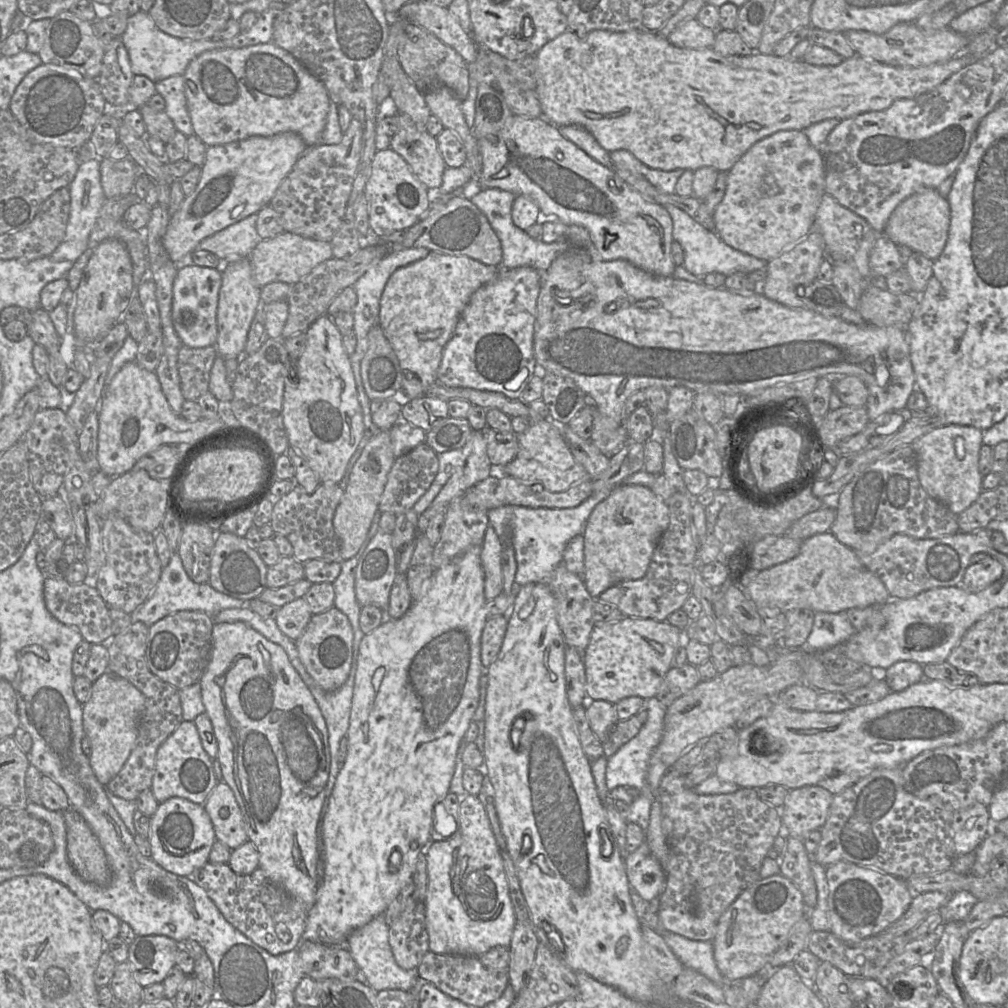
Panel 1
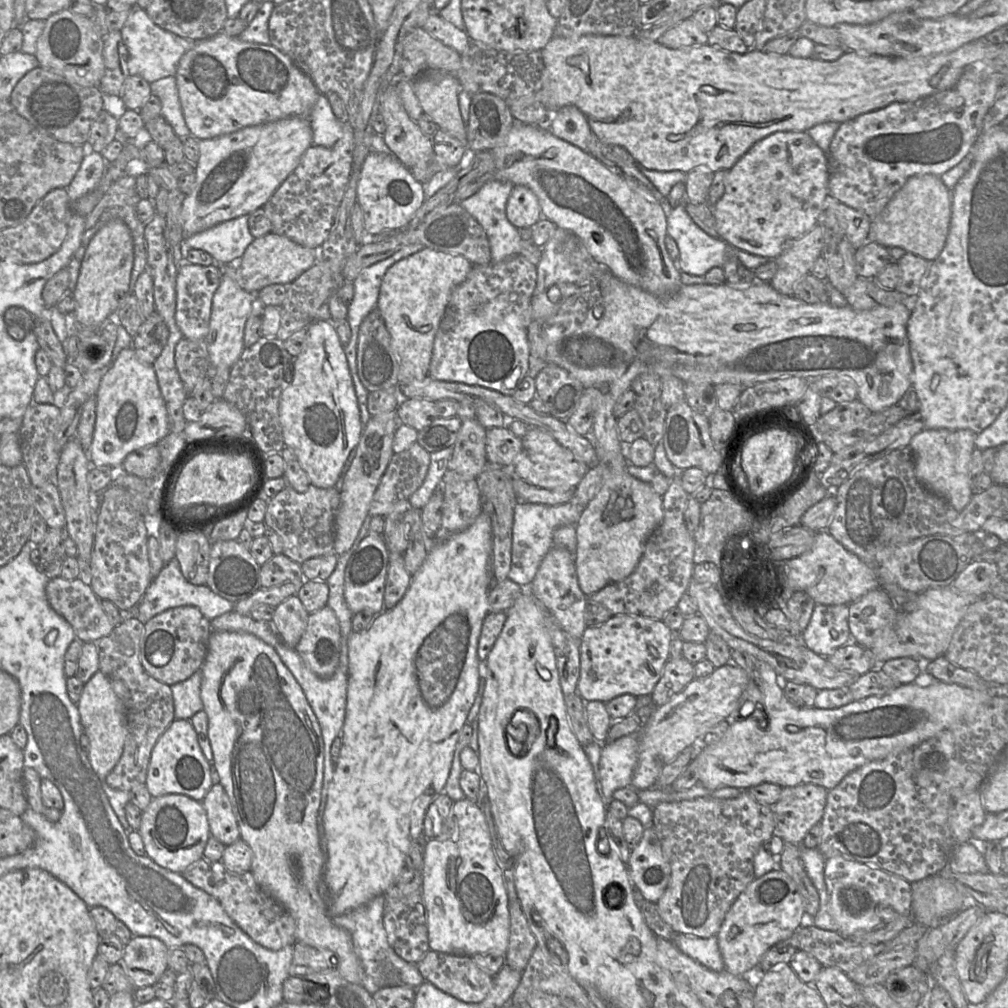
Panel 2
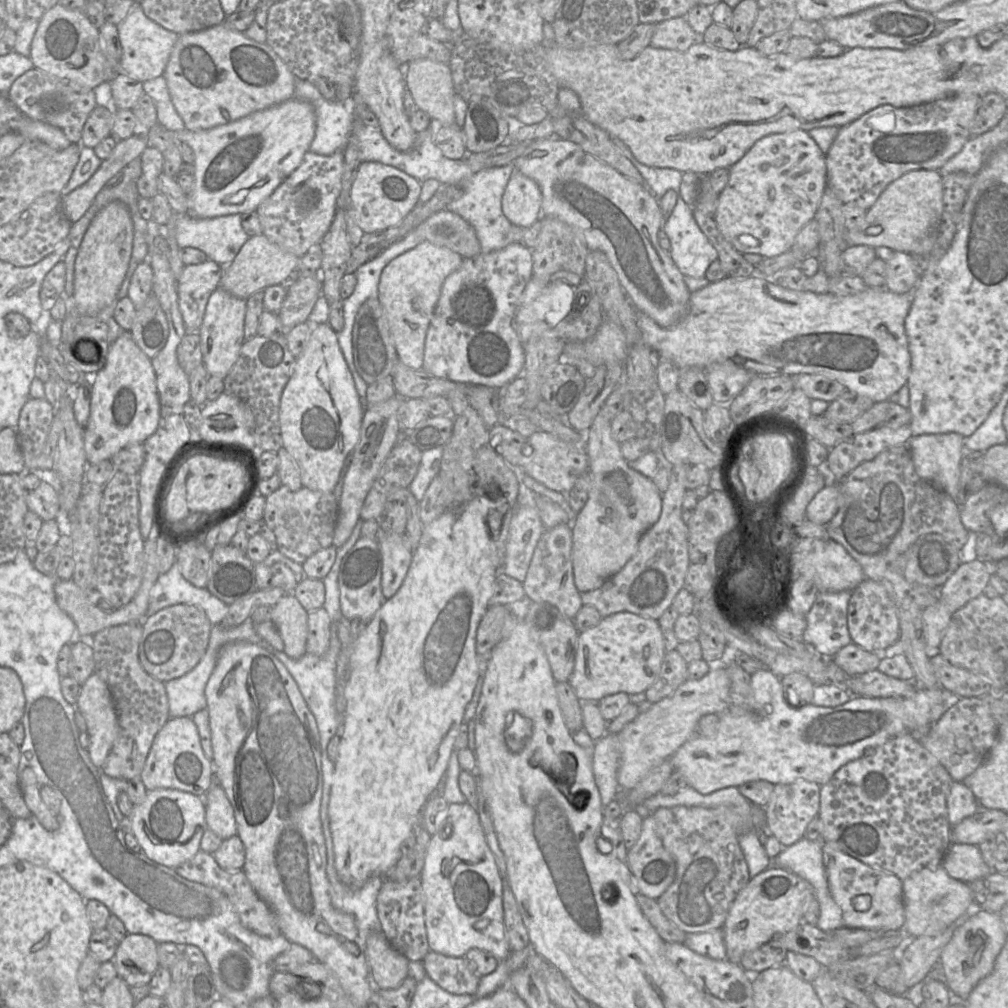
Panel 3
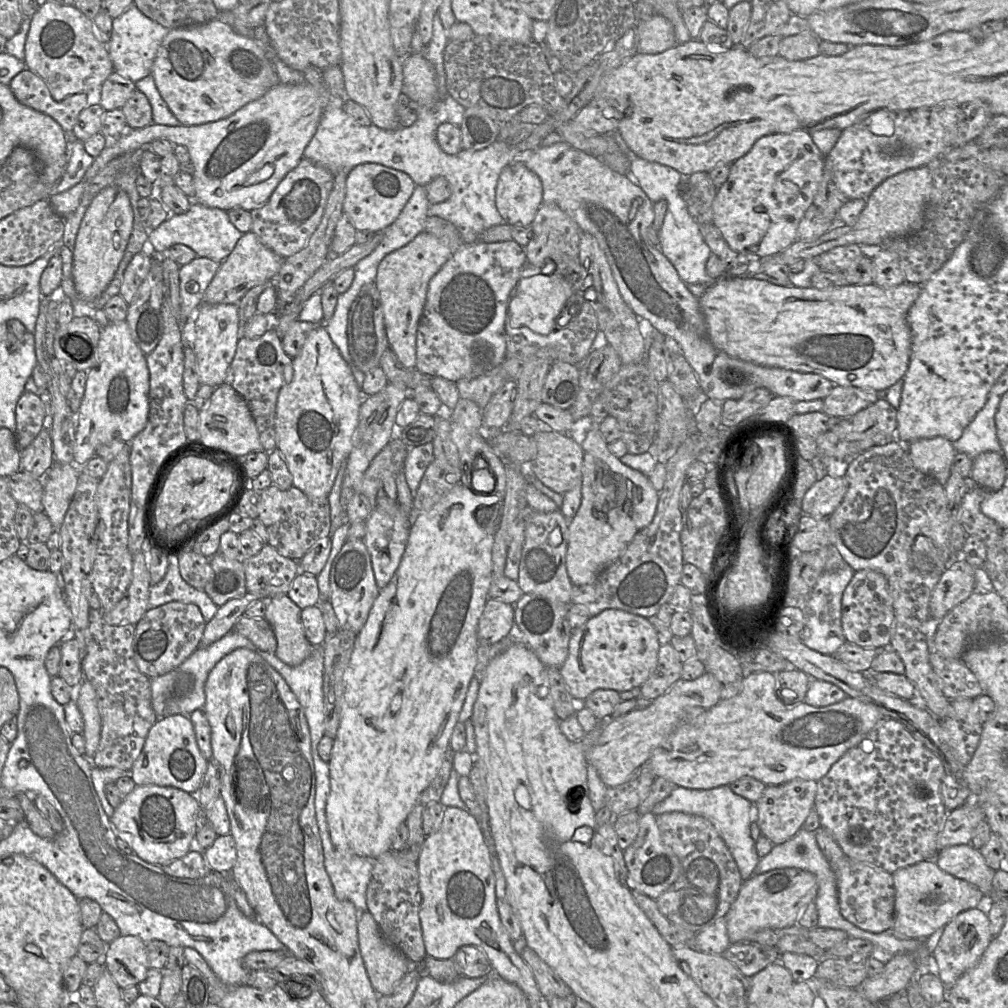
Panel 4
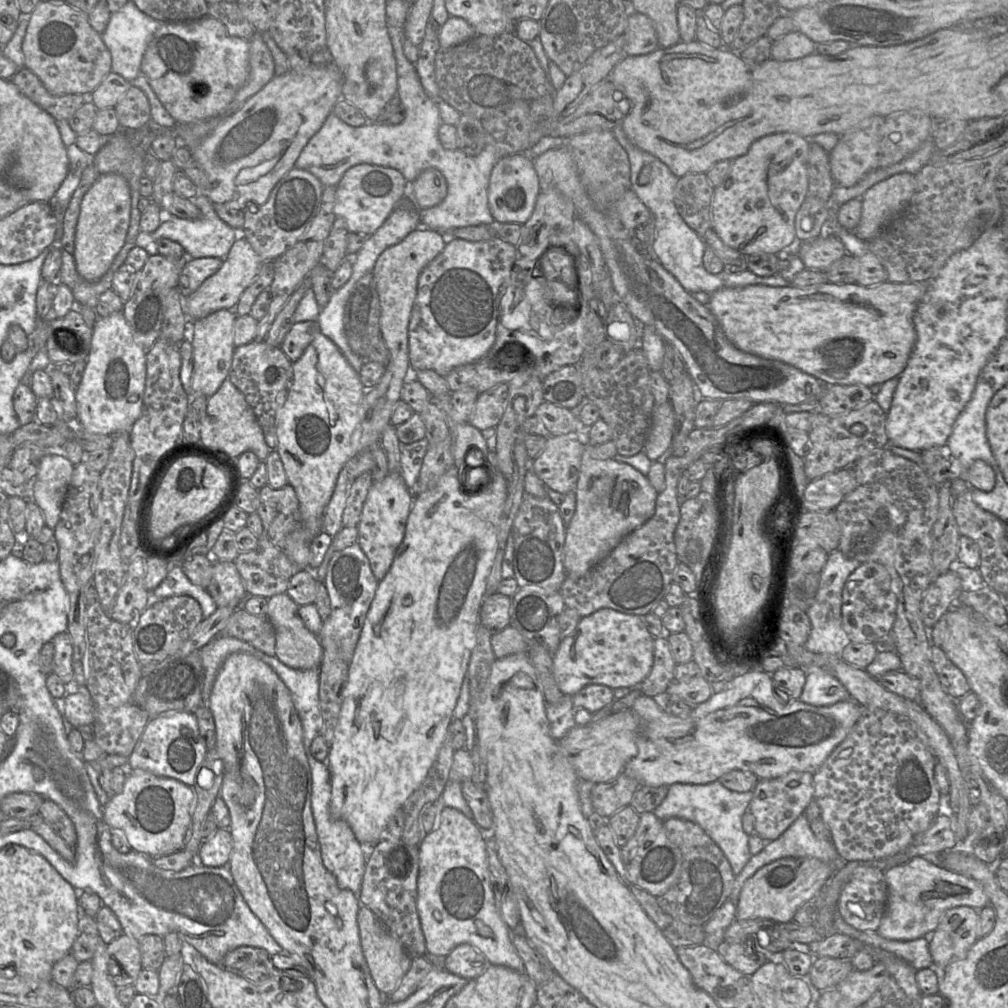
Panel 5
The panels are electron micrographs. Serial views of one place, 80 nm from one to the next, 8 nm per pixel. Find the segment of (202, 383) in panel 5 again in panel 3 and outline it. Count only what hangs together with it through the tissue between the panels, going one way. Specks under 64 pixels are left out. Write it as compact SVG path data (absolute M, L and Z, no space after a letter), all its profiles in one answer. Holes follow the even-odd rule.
M221 286L211 294L199 329L203 364L209 375L225 378L237 361L244 338L246 299L238 298Z

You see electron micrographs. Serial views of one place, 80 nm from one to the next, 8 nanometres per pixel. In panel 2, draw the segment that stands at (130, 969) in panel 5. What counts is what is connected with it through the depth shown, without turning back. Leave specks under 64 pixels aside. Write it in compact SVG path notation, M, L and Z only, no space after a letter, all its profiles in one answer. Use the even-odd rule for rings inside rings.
M133 936L124 947L120 961L135 988L153 986L168 969L169 947L161 940L148 936Z

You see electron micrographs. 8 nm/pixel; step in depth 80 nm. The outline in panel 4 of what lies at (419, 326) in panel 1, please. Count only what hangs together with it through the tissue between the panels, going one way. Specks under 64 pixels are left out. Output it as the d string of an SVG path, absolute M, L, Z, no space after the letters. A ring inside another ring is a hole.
M419 233L407 245L389 253L380 262L375 284L383 309L389 348L408 369L416 366L416 331L431 278L452 256L454 250L427 233Z

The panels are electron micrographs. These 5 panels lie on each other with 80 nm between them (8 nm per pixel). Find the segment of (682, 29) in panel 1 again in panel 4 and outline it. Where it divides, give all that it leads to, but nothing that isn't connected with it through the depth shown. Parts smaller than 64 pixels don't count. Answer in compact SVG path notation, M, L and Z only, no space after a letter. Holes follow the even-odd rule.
M661 15L638 21L635 28L639 37L638 53L656 54L677 45L673 25Z

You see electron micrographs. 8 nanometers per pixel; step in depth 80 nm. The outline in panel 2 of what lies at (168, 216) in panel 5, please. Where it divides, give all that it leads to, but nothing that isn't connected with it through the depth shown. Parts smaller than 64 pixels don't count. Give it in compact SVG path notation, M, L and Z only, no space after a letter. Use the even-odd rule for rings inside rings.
M248 215L239 216L183 239L181 243L182 258L185 259L190 249L202 249L208 252L218 265L235 265L253 240L254 237L248 227Z

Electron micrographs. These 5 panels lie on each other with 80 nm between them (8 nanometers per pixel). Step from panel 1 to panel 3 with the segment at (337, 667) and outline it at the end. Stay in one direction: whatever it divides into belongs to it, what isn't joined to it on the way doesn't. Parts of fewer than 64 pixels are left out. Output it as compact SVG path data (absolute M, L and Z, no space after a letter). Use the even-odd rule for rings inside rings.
M323 607L308 612L306 653L318 657L326 653L330 644L331 623L332 620Z

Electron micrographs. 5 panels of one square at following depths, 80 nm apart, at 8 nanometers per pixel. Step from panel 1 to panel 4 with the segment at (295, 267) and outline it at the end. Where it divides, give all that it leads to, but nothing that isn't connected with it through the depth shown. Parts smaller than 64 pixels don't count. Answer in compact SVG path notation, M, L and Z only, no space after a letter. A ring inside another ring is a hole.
M252 231L243 234L231 254L221 263L218 272L205 291L202 302L238 304L251 288L268 283L276 276L281 269L283 259L285 258L266 247Z

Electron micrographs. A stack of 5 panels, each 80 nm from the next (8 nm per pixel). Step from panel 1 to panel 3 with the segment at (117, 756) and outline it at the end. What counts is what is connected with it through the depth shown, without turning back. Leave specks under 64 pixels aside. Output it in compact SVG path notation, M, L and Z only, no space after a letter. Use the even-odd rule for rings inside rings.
M93 673L82 684L76 705L86 722L90 760L96 767L102 768L119 733L108 685Z

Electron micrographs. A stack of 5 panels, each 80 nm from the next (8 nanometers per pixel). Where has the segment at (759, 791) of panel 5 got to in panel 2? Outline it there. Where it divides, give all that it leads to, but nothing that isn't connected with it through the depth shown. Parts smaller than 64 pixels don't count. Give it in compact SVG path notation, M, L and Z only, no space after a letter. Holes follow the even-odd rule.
M799 784L783 787L778 801L769 806L775 819L775 835L779 835L785 843L801 845L807 832L821 822L826 806L828 790L815 784Z

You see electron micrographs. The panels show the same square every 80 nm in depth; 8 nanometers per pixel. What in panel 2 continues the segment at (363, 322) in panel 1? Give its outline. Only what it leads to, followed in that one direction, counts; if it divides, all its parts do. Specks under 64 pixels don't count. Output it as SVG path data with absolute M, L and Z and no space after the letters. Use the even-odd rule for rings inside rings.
M422 244L407 245L401 248L400 250L398 250L397 252L395 252L390 257L371 265L370 267L363 269L353 281L354 296L350 304L347 306L348 307L347 321L351 329L351 337L348 343L344 345L344 352L347 359L349 370L352 376L356 396L358 399L358 405L360 409L360 418L361 418L361 422L363 426L369 421L369 419L371 418L371 415L368 411L368 406L367 406L367 398L368 398L369 391L361 383L361 380L357 372L357 364L356 364L357 338L358 338L358 331L359 331L360 324L363 321L363 319L372 310L377 308L380 285L381 285L383 276L388 270L388 268L391 267L396 262L398 262L399 260L406 258L414 253L419 252L423 248L424 248L424 245Z

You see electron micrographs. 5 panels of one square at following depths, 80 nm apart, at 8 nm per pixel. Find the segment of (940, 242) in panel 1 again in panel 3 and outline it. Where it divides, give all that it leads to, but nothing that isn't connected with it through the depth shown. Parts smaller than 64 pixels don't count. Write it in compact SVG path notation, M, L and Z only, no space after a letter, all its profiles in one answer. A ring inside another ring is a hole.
M913 170L891 182L876 202L866 210L865 220L857 229L846 230L849 245L867 245L873 248L888 247L893 251L914 256L927 254L933 247L934 234L943 212L943 183L938 170Z

